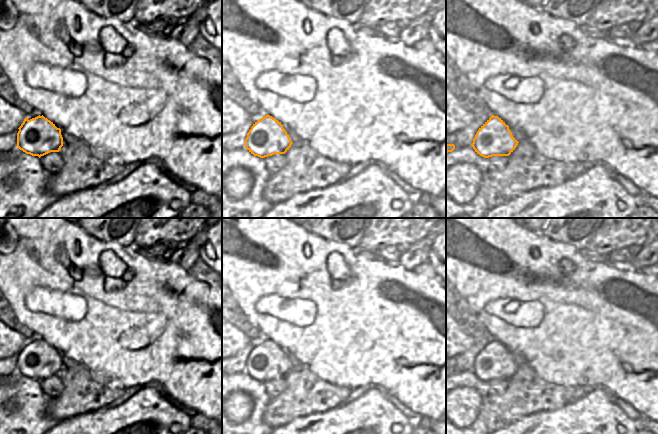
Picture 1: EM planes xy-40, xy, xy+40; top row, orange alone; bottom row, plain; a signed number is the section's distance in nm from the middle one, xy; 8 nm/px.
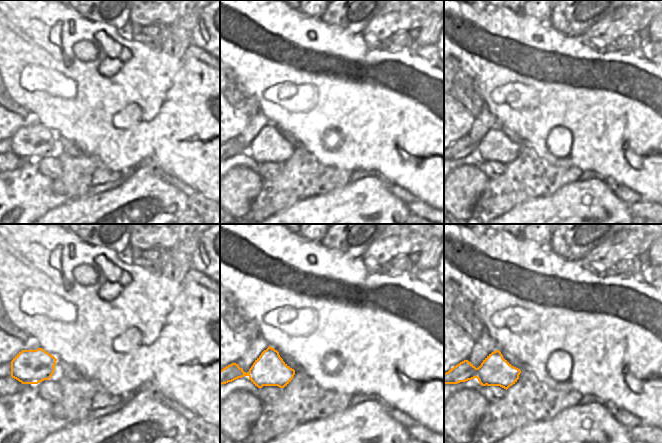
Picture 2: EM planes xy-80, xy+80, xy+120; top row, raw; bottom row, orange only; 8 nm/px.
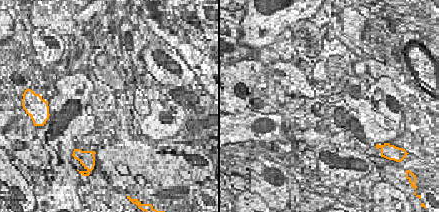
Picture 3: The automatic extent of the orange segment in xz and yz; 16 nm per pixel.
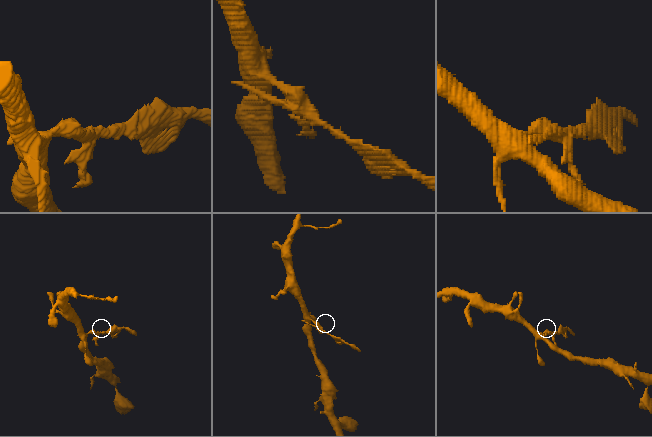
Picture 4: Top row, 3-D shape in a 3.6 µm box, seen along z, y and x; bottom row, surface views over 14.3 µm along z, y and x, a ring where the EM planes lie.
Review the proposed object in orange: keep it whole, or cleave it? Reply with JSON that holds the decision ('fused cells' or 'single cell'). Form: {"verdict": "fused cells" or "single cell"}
{"verdict": "fused cells"}

